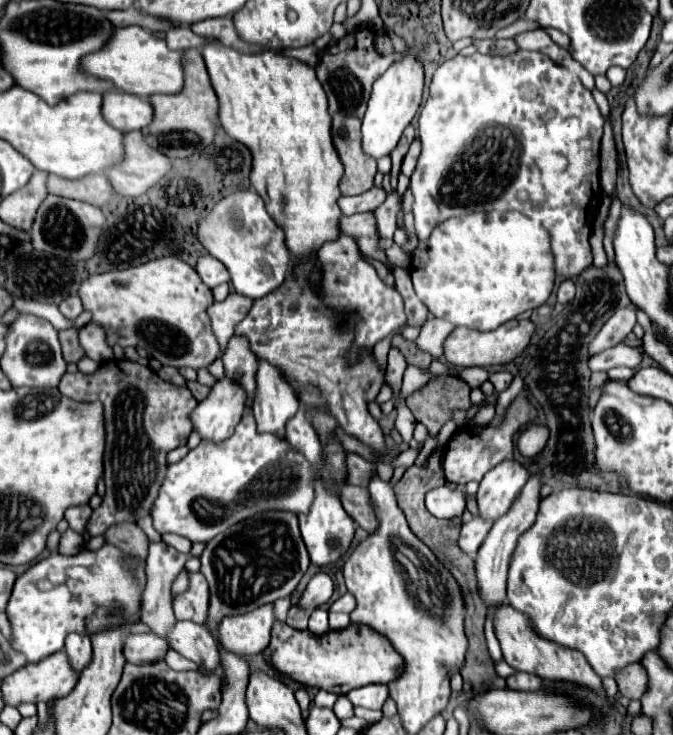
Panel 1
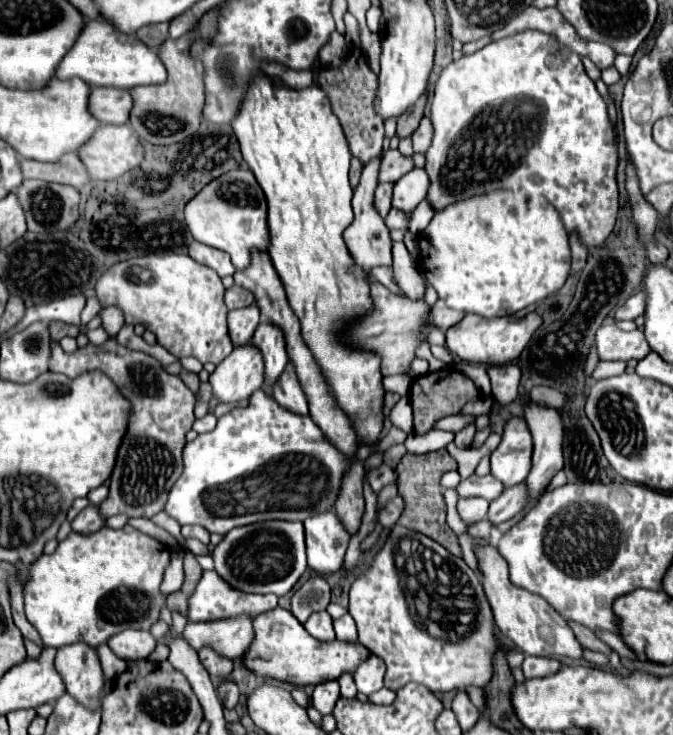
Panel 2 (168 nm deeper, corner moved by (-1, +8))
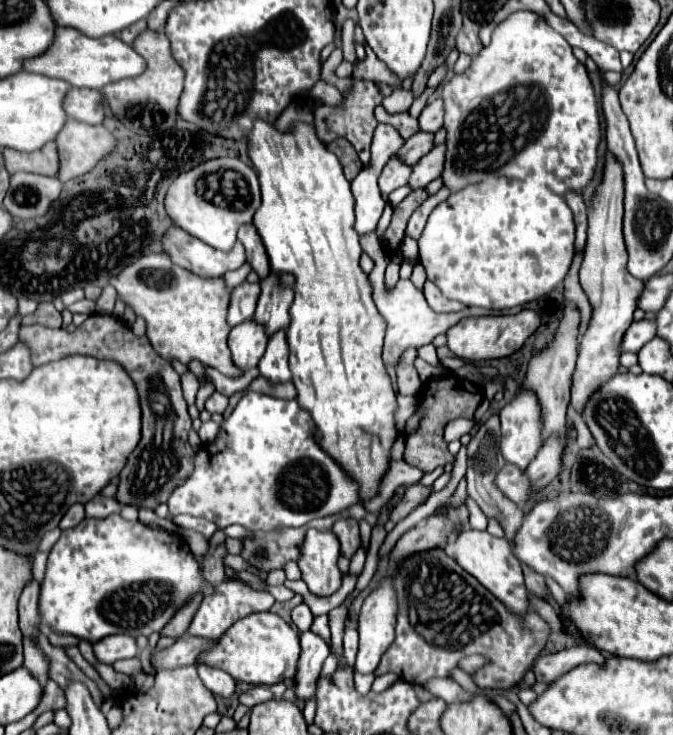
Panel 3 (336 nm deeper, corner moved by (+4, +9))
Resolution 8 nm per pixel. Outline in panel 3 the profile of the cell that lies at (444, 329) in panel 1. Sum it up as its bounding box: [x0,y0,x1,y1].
[423,279,465,313]

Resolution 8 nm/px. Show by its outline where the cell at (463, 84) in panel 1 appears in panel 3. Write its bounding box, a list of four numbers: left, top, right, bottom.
[441,11,601,195]

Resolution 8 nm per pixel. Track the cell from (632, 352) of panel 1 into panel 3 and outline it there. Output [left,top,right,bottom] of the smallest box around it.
[621,319,657,353]

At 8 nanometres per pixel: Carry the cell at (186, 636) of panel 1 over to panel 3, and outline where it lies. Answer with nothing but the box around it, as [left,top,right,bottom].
[197,665,235,697]

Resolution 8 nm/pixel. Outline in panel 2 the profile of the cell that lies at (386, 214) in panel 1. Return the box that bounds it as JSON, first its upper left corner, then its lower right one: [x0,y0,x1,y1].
[392,168,428,212]

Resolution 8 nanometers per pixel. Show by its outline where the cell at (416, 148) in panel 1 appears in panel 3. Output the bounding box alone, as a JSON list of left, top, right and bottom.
[419,97,445,133]

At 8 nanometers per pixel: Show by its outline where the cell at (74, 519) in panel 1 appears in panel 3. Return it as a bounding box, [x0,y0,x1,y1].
[59,503,85,529]

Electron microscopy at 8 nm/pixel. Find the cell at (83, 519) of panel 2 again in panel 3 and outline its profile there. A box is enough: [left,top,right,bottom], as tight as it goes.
[85,495,121,519]

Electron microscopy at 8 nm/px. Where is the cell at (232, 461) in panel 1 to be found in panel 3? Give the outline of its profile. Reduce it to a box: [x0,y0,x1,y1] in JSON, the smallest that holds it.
[167,391,359,531]

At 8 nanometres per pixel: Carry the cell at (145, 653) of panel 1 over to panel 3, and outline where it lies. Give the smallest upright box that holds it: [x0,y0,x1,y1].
[93,635,137,663]

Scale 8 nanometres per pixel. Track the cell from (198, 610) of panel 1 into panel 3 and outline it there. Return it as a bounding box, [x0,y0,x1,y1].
[189,579,275,639]

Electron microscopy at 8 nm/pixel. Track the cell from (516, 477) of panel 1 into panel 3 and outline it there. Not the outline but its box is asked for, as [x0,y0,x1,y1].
[499,389,543,469]

